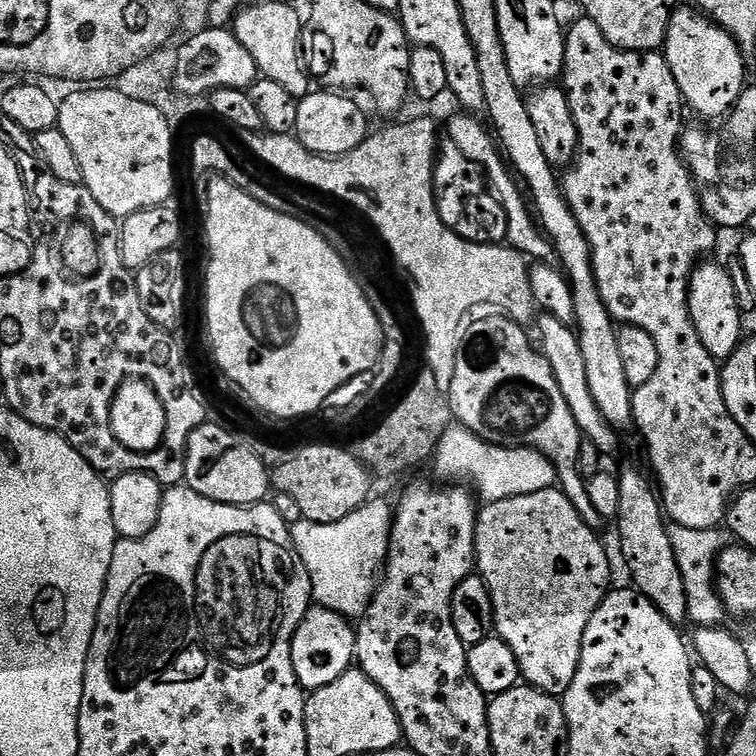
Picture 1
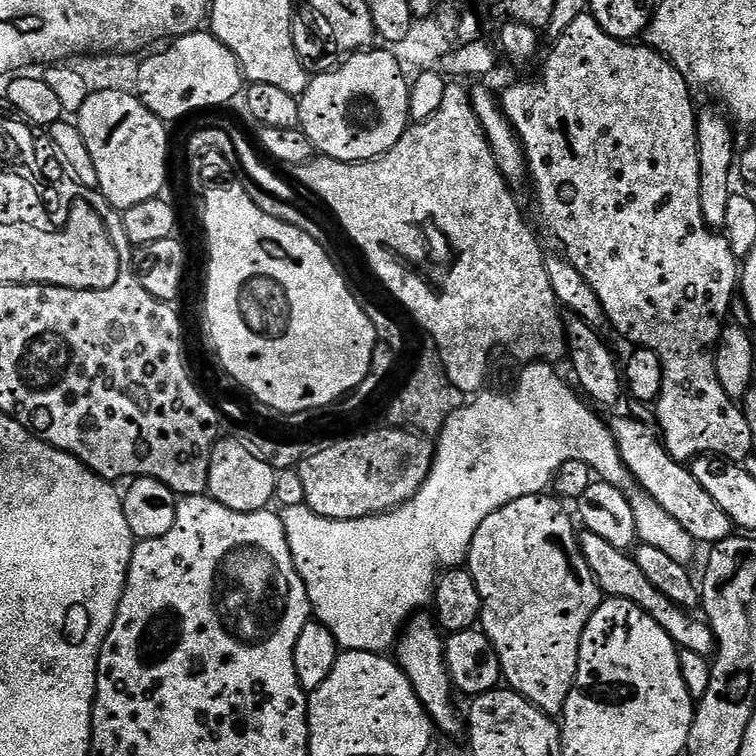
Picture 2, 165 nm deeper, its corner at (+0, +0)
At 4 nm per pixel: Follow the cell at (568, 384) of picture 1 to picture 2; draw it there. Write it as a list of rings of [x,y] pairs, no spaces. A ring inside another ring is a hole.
[[[640,420],[611,421],[610,427],[618,442],[622,462],[626,462],[630,474],[634,474],[646,494],[650,494],[650,498],[654,498],[654,502],[658,502],[658,506],[662,506],[662,510],[674,518],[674,522],[679,522],[682,530],[686,530],[686,534],[690,534],[693,540],[701,545],[715,546],[718,542],[729,539],[733,535],[734,525],[726,510],[722,510],[722,506],[718,506],[718,502],[714,502],[714,498],[702,490],[691,467],[675,460],[666,451],[659,431],[649,424],[643,424]]]

